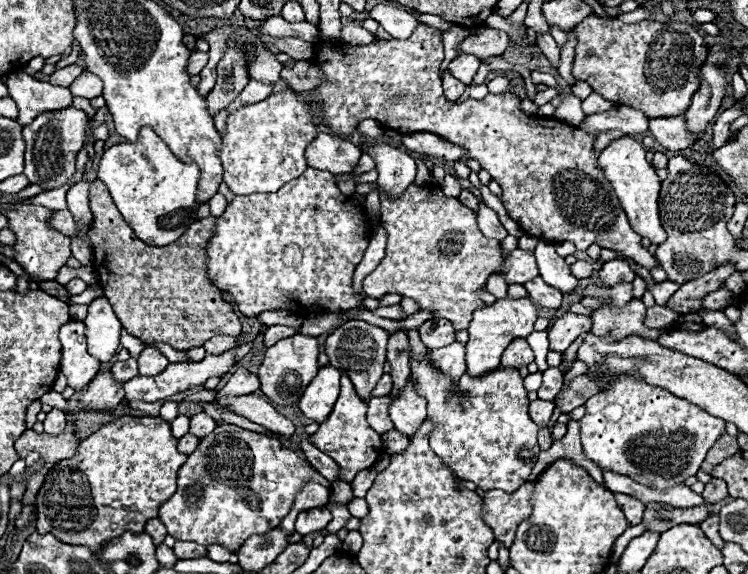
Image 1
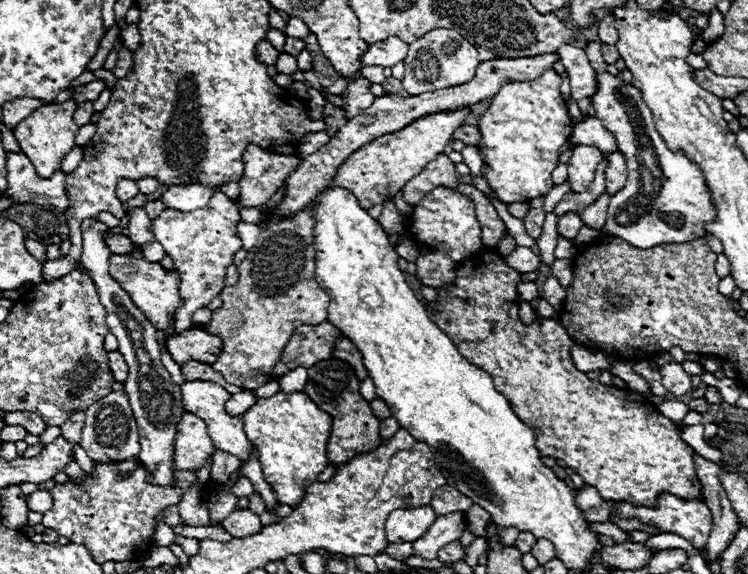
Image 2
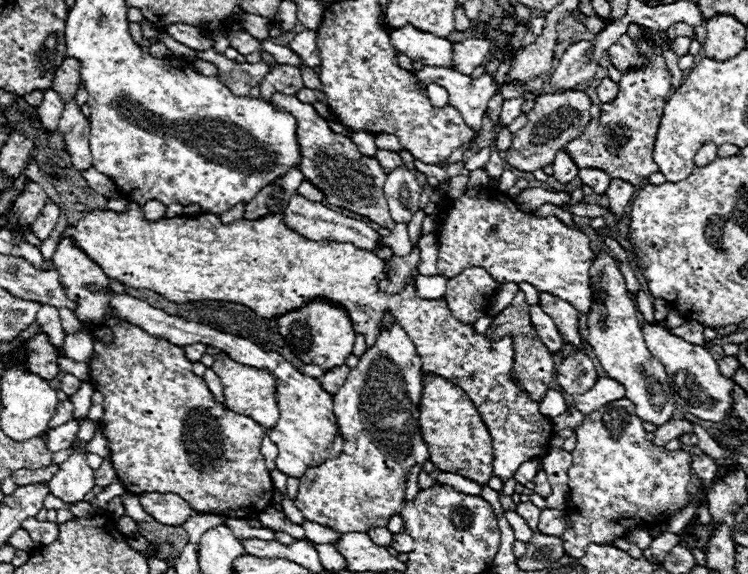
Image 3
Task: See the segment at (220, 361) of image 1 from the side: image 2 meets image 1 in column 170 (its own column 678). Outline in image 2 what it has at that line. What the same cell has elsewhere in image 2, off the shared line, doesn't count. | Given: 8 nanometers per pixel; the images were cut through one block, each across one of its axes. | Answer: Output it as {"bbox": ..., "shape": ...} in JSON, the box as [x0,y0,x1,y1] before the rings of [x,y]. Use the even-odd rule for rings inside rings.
{"bbox":[660,364,692,396],"shape":[[[666,364],[660,368],[660,376],[662,376],[662,386],[674,394],[674,396],[682,396],[688,394],[692,390],[692,382],[690,382],[690,374],[682,368],[682,364]]]}

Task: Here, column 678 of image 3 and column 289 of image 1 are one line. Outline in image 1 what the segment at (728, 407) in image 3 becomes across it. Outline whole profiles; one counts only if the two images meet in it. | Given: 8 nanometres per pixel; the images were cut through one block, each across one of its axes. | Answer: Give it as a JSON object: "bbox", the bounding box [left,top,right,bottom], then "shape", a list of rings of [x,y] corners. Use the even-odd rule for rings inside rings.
{"bbox":[258,334,318,408],"shape":[[[302,334],[284,338],[284,340],[276,342],[274,346],[266,348],[264,360],[258,370],[258,378],[260,378],[260,390],[270,400],[272,406],[276,406],[276,408],[278,406],[294,406],[300,400],[300,394],[304,394],[306,386],[312,382],[312,378],[318,372],[316,358],[318,358],[316,338],[302,336]]]}

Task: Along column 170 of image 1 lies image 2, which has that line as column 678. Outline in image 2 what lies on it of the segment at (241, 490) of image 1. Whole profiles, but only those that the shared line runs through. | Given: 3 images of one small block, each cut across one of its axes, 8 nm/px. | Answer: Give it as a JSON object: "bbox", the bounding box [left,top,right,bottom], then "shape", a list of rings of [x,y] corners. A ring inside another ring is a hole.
{"bbox":[614,492,712,548],"shape":[[[668,492],[658,496],[658,504],[654,508],[642,508],[642,506],[634,506],[634,504],[624,502],[624,500],[618,500],[618,502],[614,502],[614,512],[620,518],[636,518],[642,524],[656,526],[662,532],[678,534],[684,540],[688,540],[694,548],[702,548],[708,542],[708,536],[712,530],[712,514],[710,514],[710,508],[706,506],[704,500],[696,500],[696,498],[684,500],[684,498],[678,498],[674,494],[668,494]]]}

